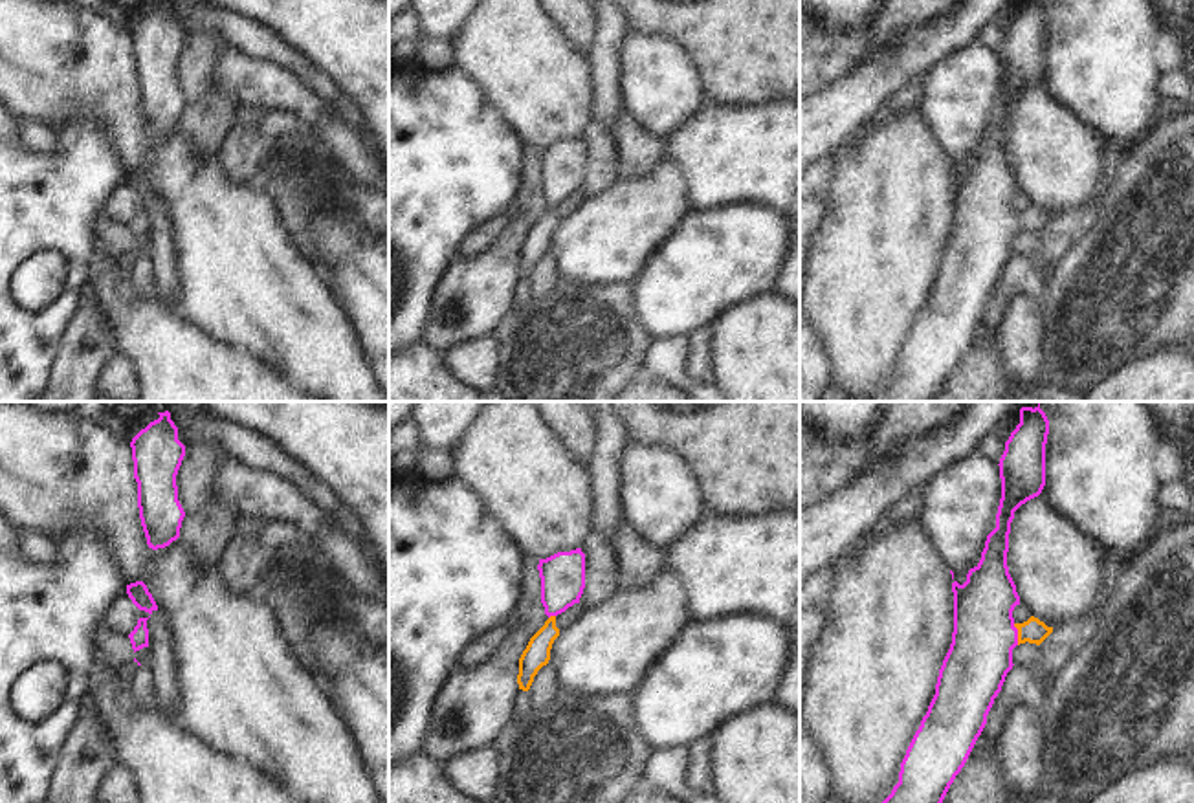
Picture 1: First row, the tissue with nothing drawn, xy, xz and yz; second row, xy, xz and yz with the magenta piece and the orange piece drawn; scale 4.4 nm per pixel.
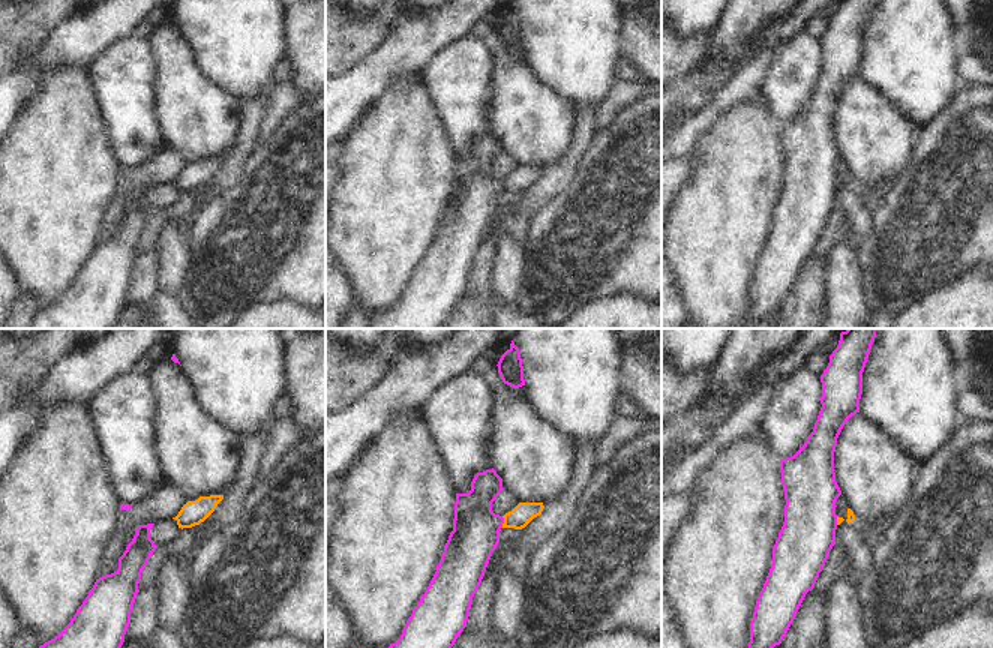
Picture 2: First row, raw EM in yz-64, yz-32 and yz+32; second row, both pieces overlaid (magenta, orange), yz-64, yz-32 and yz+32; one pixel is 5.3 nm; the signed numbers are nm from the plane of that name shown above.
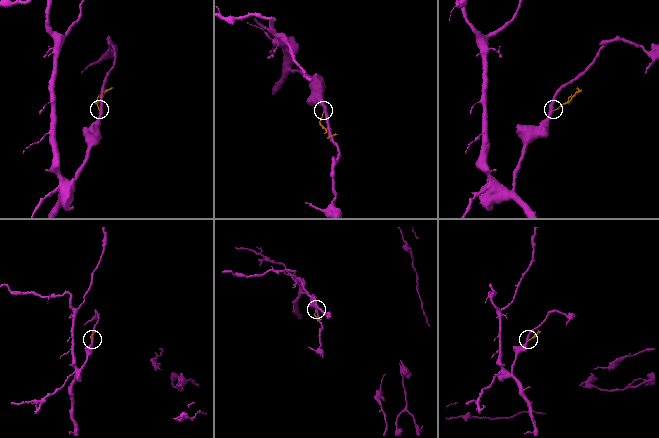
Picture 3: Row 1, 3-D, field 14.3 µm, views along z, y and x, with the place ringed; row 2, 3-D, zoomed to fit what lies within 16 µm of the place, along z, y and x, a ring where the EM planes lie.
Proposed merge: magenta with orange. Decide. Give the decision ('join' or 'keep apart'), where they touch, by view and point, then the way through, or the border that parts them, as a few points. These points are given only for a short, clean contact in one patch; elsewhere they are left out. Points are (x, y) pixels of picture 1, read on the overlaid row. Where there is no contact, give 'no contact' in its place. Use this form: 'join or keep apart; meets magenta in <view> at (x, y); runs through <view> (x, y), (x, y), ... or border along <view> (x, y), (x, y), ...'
join; meets magenta in yz at (1017, 635); runs through yz (980, 657), (1002, 635), (1017, 635), (1033, 631)

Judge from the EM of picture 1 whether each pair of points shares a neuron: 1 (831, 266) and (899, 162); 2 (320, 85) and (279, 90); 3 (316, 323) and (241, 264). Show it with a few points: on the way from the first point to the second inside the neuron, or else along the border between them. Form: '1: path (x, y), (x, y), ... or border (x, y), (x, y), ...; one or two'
1: path (857, 241), (892, 206), (899, 187); one
2: border (268, 63), (285, 68), (334, 110); two
3: path (298, 321), (259, 283); one

